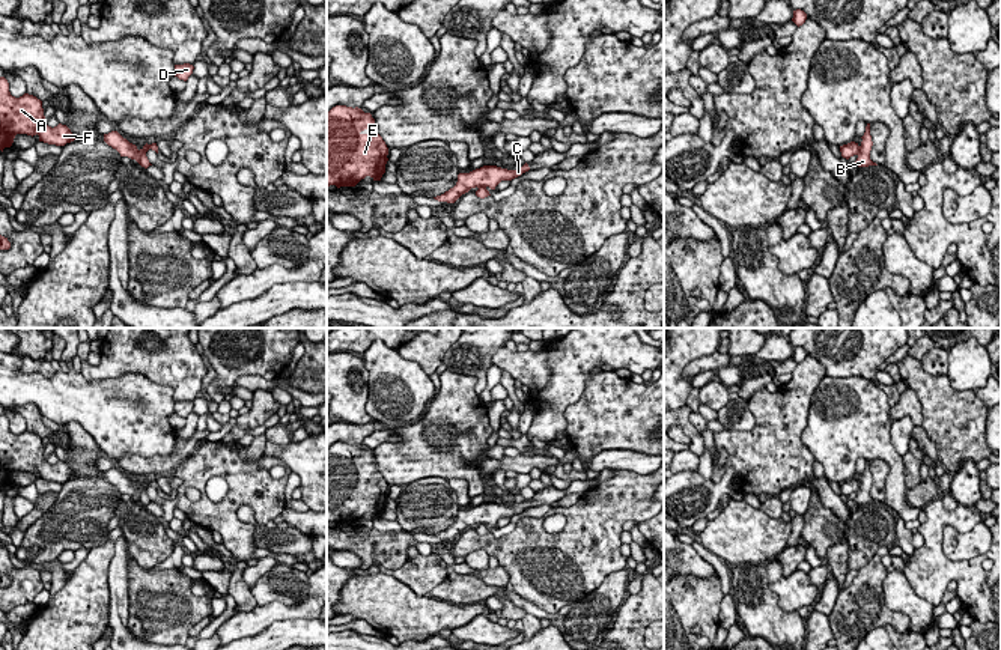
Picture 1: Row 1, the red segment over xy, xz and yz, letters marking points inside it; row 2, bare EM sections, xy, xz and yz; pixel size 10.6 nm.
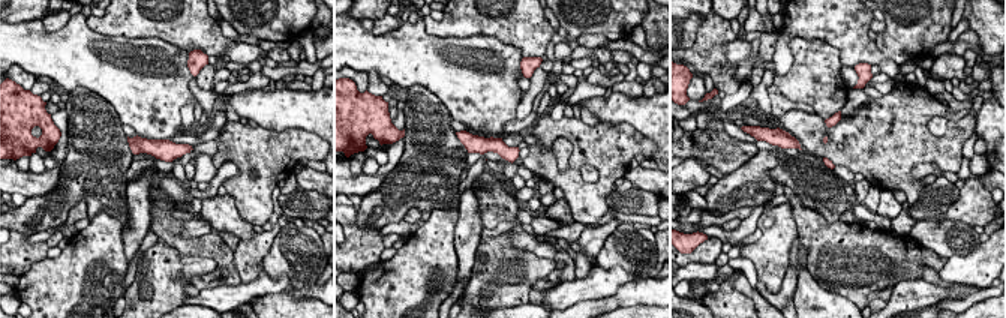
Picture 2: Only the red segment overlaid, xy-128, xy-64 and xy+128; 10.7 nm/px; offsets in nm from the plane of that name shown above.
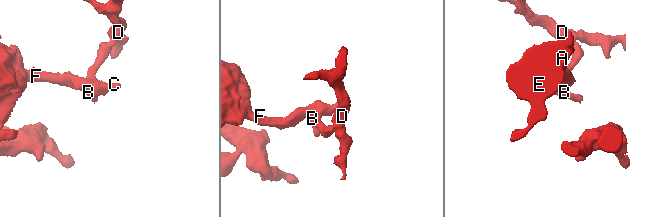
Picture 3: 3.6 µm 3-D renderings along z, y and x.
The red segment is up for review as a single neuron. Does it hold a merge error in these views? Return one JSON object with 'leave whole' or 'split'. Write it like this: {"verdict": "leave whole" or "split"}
{"verdict": "split"}

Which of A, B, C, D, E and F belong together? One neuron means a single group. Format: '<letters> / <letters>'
A C E F / B D

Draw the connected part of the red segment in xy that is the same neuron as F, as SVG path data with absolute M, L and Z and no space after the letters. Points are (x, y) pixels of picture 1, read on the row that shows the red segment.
M0 77L0 150L11 147L17 134L39 135L39 141L65 146L77 137L66 125L51 128L45 123L42 101L24 93L15 98L9 83Z

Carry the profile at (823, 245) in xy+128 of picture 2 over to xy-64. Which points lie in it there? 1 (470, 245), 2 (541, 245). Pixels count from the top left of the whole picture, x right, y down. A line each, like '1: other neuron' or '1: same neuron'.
1: other neuron
2: other neuron

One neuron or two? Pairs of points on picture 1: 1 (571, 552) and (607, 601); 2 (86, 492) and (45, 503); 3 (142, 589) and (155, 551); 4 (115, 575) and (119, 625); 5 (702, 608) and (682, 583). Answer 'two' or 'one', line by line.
1: two
2: two
3: two
4: one
5: one

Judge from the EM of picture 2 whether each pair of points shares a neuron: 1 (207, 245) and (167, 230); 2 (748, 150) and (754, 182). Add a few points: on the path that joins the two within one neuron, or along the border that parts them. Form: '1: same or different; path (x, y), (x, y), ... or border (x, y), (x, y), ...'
1: same; path (197, 245), (182, 245), (177, 240)
2: different; border (759, 149), (745, 162), (726, 174)

